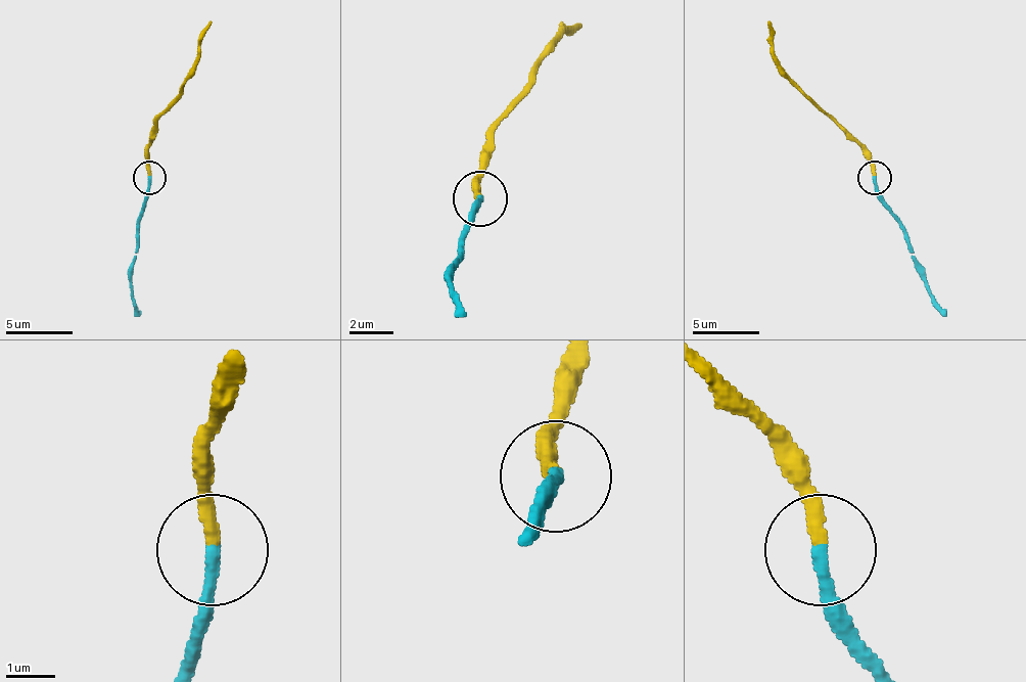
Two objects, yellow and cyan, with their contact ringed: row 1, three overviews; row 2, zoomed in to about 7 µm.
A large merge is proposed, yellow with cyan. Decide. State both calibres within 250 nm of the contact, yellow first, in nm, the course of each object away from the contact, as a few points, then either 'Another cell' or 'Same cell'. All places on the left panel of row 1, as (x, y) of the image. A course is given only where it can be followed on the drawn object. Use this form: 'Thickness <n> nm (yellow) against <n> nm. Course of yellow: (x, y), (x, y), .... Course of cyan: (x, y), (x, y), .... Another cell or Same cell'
Thickness 320 nm (yellow) against 260 nm. Course of yellow: (150, 175), (153, 119), (183, 88), (200, 52), (200, 32), (210, 21). Course of cyan: (150, 178), (137, 231), (130, 278), (130, 298), (140, 315). Same cell

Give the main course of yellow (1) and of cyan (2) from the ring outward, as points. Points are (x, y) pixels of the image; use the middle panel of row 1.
1: (481, 197), (486, 126), (535, 77), (552, 44), (579, 23)
2: (481, 197), (476, 202), (449, 273), (449, 289), (465, 317)

